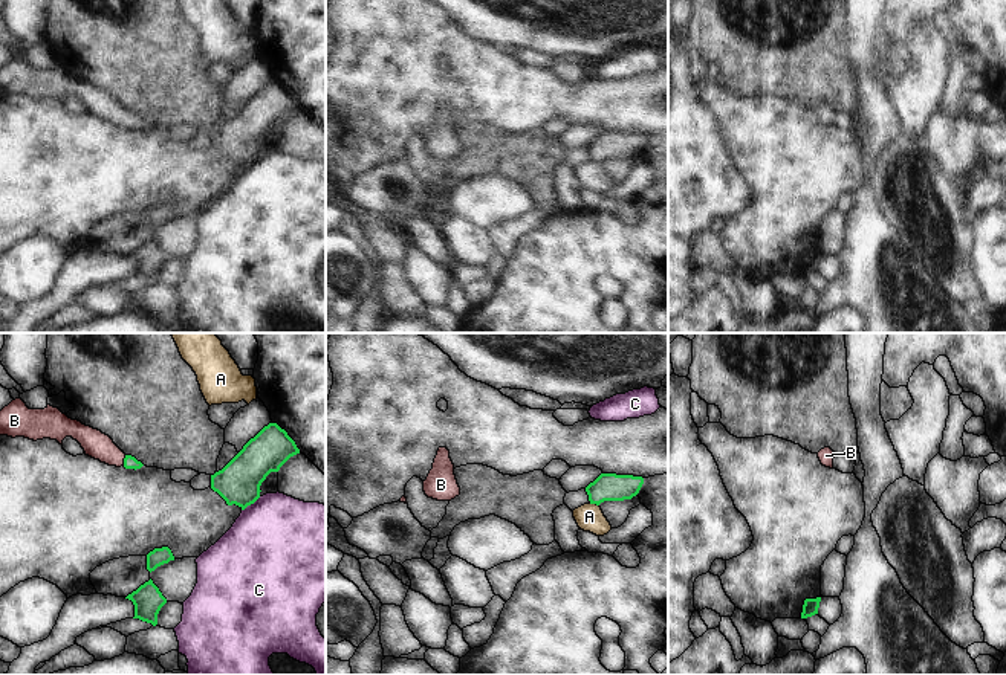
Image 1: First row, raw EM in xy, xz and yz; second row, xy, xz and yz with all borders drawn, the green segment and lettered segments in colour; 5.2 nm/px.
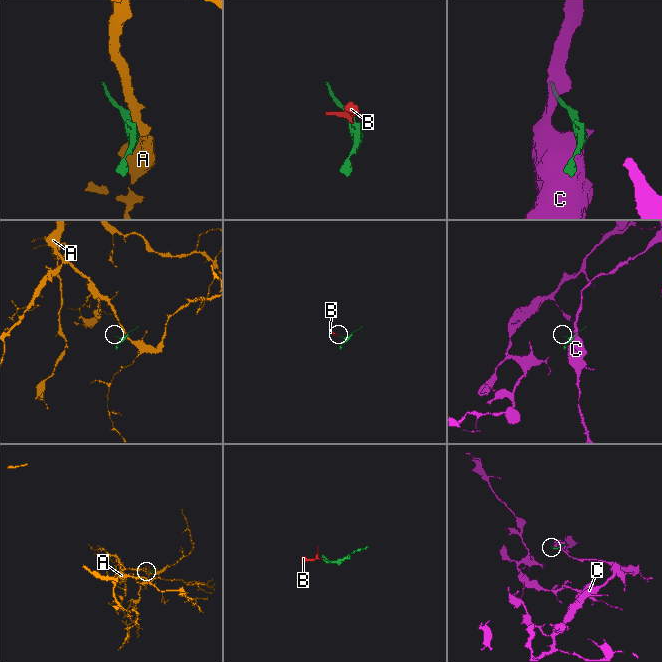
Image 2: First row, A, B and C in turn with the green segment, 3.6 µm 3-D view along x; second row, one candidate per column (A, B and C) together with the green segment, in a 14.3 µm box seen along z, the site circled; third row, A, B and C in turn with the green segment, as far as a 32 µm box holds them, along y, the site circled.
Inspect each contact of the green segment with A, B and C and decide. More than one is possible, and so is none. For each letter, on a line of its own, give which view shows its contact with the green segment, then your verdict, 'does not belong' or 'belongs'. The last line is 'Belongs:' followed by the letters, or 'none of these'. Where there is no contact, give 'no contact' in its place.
A: meets green in xz; does not belong
B: meets green in xy; belongs
C: meets green in xy; does not belong
Belongs: B

